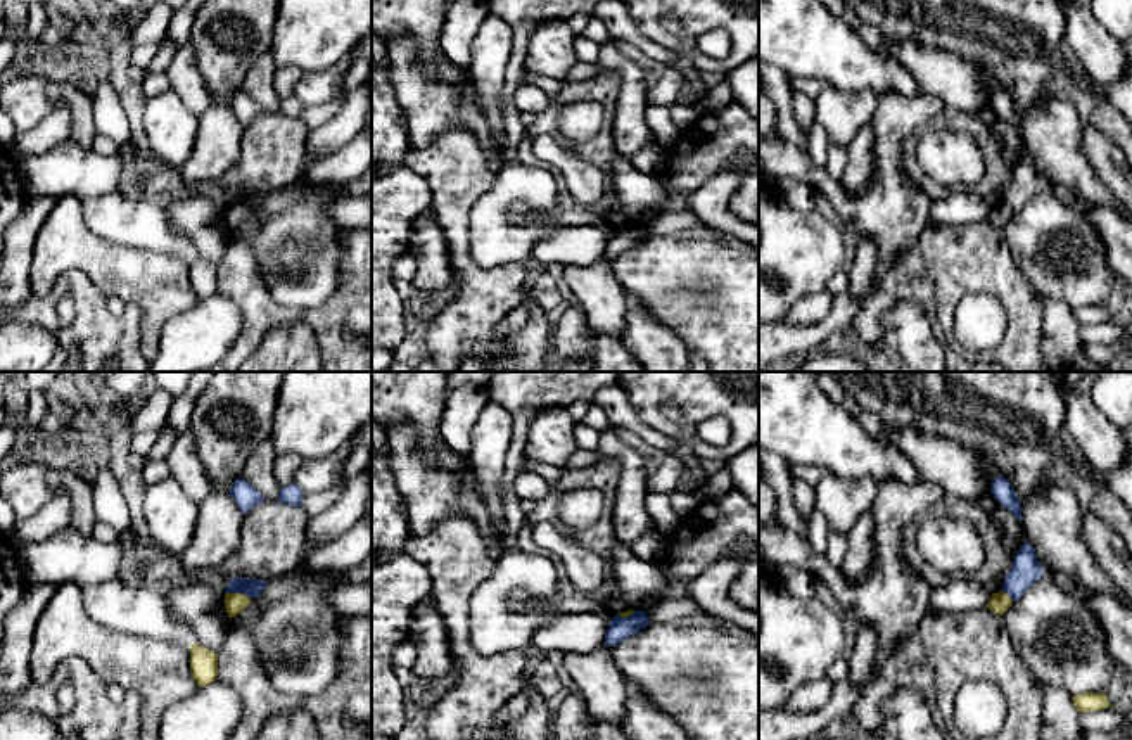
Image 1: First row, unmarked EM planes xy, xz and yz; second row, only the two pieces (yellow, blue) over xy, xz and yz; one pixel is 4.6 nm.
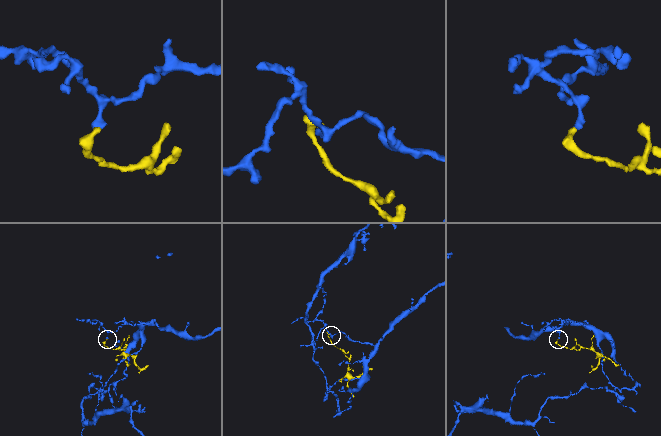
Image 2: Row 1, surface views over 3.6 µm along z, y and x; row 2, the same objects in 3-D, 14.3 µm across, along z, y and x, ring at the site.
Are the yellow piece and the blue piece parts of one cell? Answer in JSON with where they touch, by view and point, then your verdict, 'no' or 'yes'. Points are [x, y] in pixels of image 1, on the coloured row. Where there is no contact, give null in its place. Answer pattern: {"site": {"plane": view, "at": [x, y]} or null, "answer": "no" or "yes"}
{"site": {"plane": "xy", "at": [237, 593]}, "answer": "no"}

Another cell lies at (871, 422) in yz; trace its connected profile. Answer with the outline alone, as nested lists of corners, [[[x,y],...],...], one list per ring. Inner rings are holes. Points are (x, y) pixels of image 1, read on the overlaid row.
[[[861,408],[855,418],[869,432],[869,436],[881,437],[883,422],[876,413]]]

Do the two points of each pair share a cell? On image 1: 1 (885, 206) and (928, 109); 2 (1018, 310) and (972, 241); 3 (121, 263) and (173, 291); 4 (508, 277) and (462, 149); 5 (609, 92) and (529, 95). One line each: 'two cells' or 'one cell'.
1: one cell
2: one cell
3: one cell
4: one cell
5: two cells

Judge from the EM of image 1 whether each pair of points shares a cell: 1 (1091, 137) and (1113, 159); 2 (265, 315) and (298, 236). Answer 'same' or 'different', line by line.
1: same
2: different

